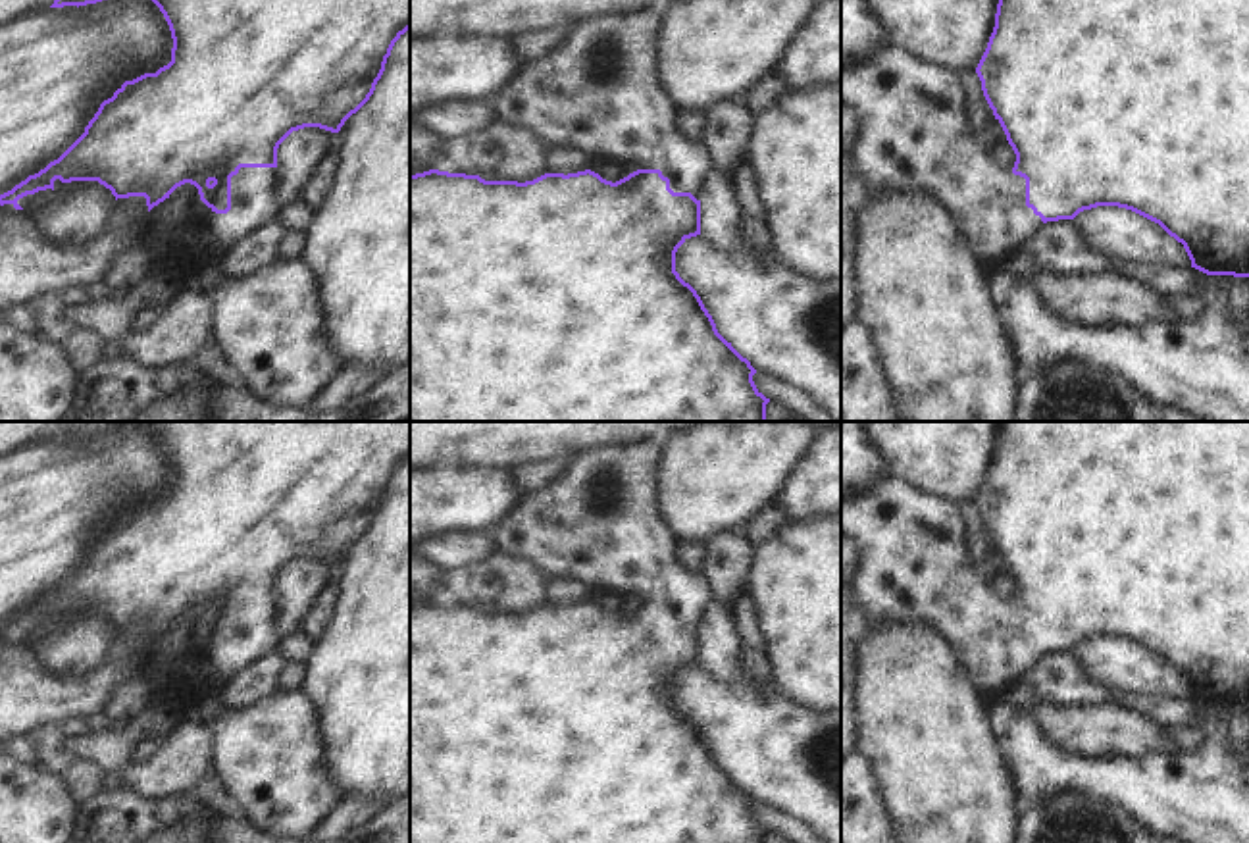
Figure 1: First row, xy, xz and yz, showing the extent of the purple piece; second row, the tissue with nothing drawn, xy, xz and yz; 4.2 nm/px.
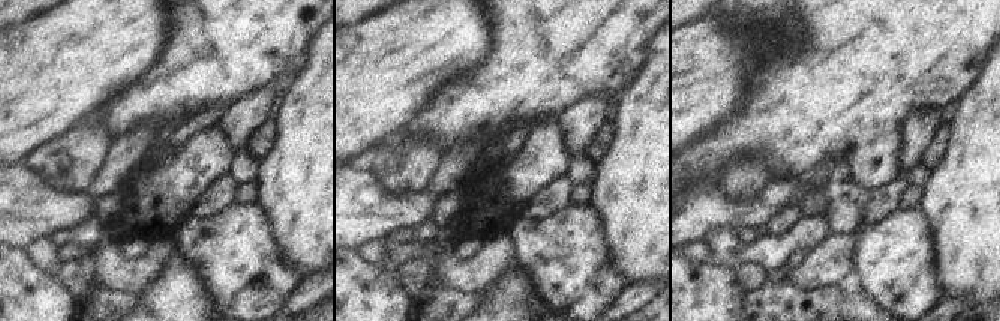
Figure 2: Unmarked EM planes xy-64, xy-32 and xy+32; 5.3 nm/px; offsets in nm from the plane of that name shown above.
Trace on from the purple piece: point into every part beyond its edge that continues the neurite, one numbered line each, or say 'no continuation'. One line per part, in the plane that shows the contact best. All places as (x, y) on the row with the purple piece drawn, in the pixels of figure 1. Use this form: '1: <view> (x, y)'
1: xy (254, 199)

